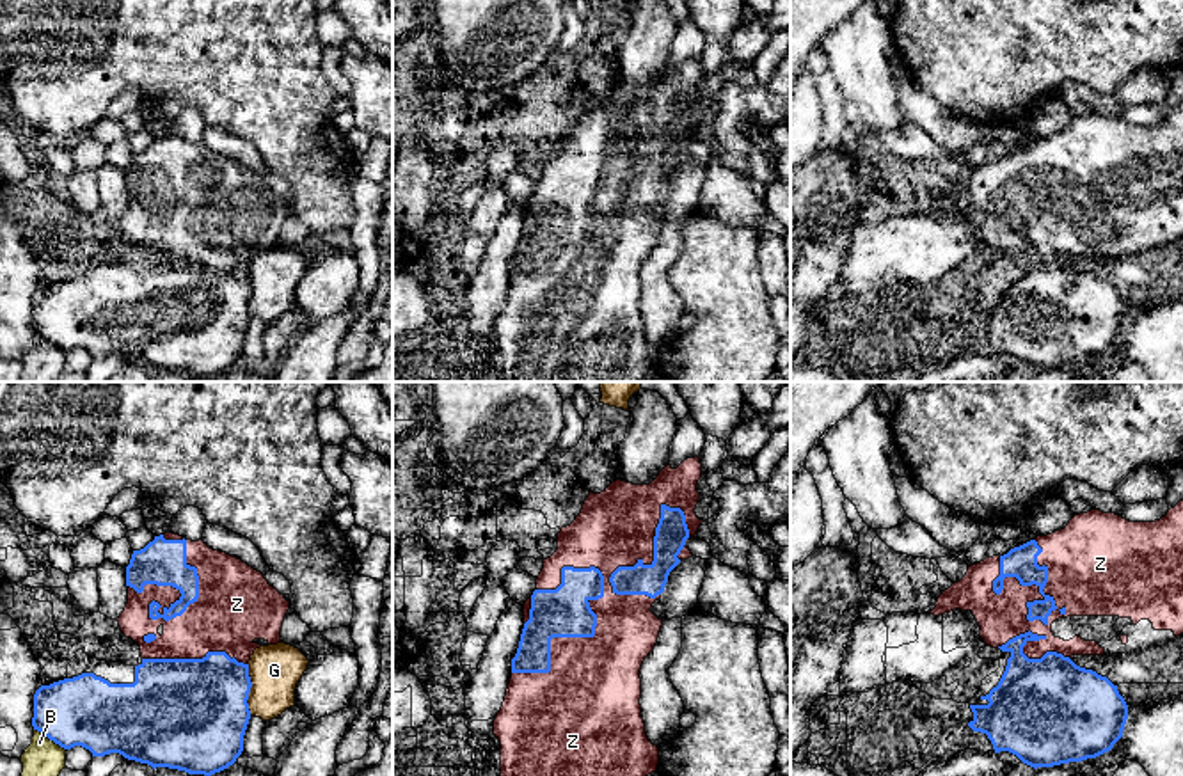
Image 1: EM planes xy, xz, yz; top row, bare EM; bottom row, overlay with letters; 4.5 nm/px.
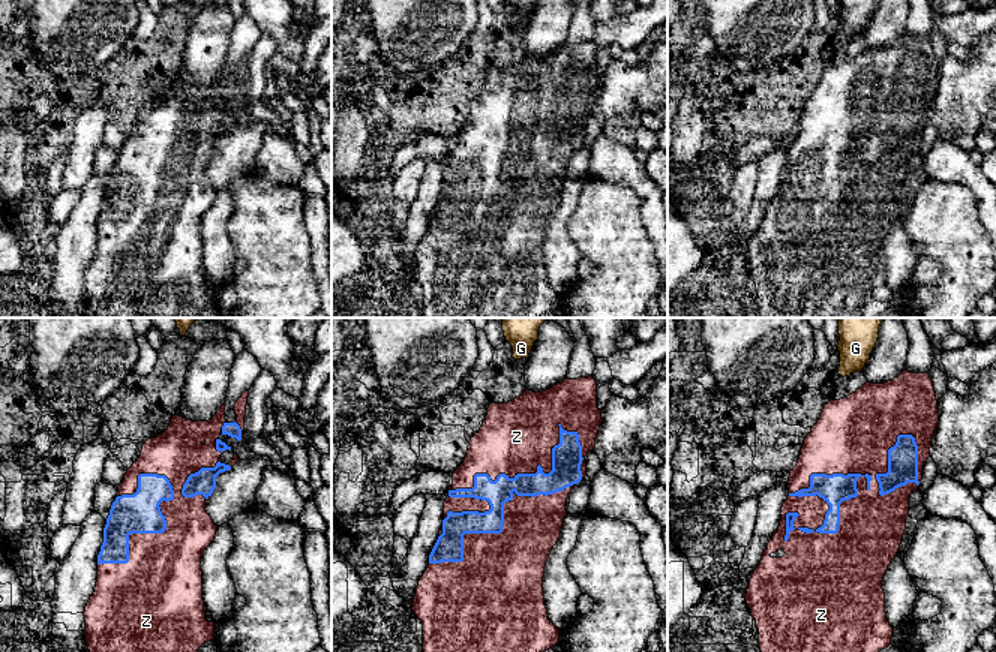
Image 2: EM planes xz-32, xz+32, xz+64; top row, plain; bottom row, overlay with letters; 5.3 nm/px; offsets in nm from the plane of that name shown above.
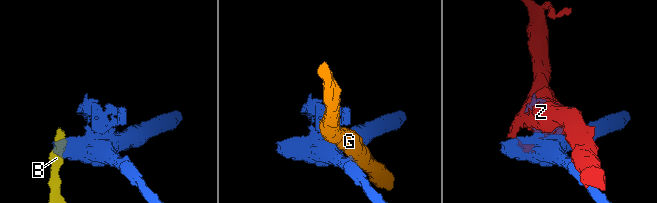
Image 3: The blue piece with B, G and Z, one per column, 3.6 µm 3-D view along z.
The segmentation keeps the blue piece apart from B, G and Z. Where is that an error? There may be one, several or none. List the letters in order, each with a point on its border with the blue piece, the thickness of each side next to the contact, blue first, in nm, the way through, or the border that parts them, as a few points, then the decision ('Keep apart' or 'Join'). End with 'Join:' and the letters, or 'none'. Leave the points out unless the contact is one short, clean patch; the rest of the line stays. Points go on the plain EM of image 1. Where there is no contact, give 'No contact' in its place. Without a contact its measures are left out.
B: Touches blue at xy (50, 341). Thickness 320 nm (blue) against 190 nm. Boundary: xy (34, 331), (64, 352). Keep apart
G: Touches blue at xy (249, 292). Thickness 460 nm (blue) against 240 nm. Keep apart
Z: Touches blue at yz (1047, 183). Thickness 140 nm (blue) against 460 nm. Keep apart
Join: none

